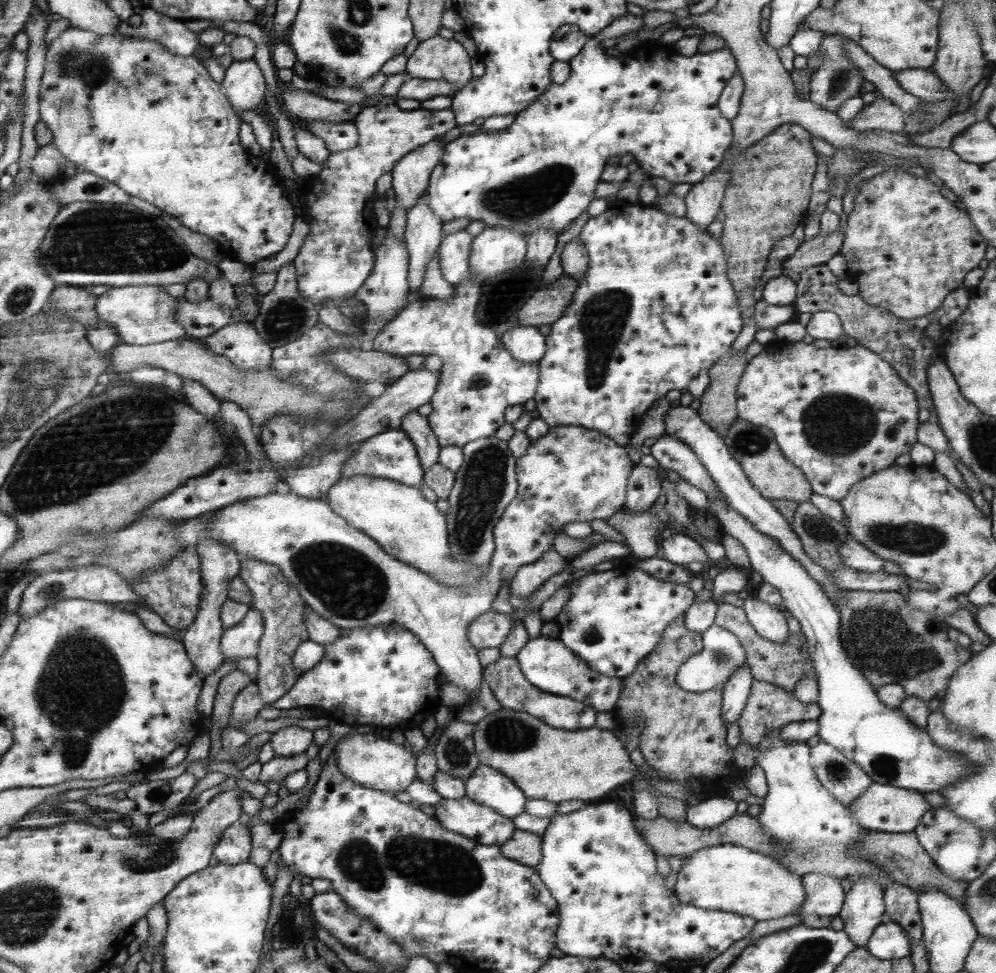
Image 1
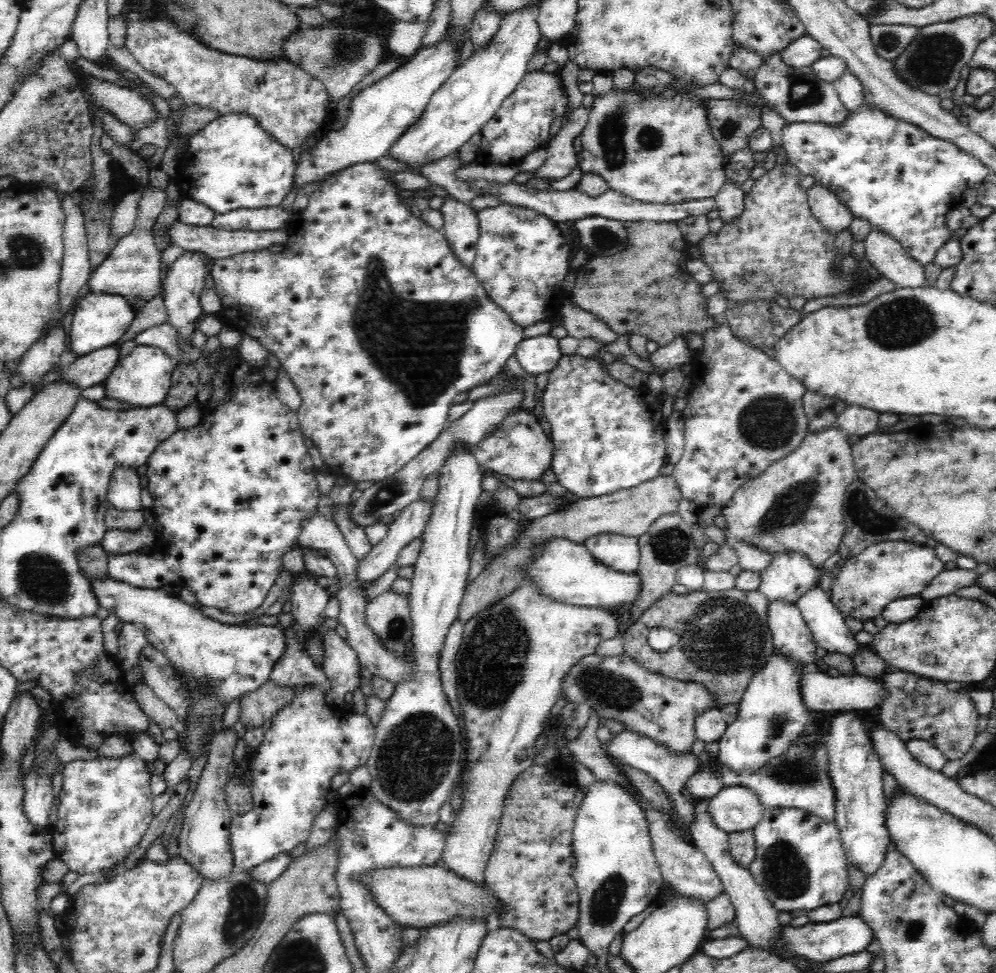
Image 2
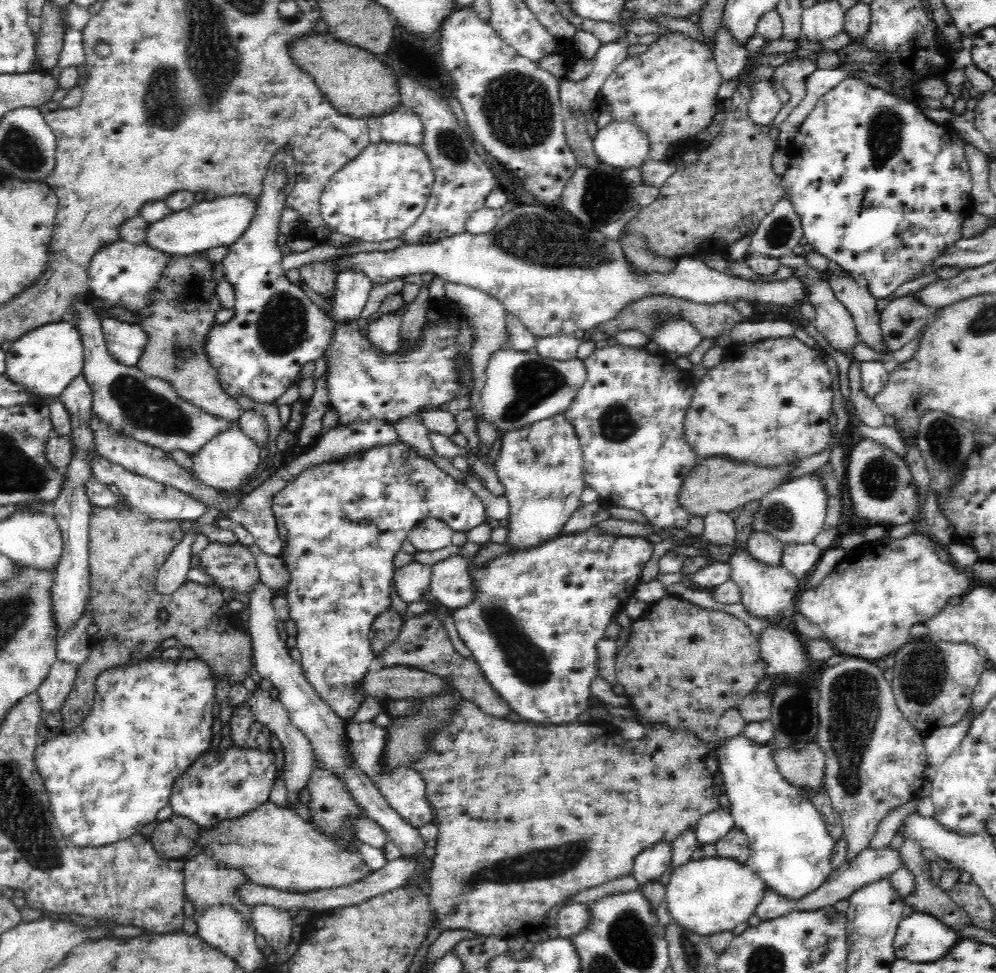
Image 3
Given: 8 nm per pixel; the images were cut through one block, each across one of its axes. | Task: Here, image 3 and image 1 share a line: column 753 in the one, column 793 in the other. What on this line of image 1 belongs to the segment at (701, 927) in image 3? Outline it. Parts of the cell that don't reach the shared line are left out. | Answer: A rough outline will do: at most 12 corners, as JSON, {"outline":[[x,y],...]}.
{"outline":[[718,844],[687,856],[679,902],[771,920],[806,900],[774,857]]}

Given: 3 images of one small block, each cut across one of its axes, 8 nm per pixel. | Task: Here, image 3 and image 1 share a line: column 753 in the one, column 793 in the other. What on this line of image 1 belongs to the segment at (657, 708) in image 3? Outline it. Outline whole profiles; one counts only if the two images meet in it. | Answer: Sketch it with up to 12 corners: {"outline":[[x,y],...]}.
{"outline":[[718,602],[713,623],[736,636],[756,681],[791,693],[815,678],[806,640],[763,639],[743,607]]}

